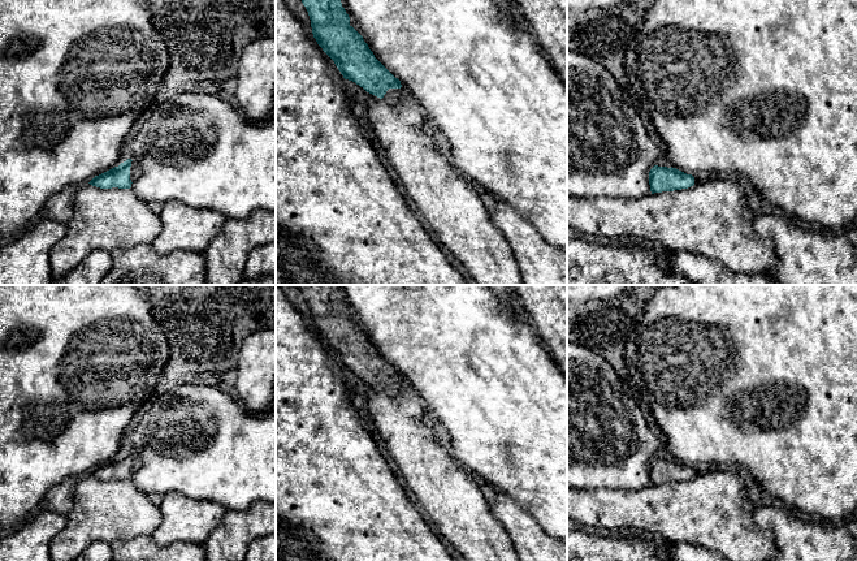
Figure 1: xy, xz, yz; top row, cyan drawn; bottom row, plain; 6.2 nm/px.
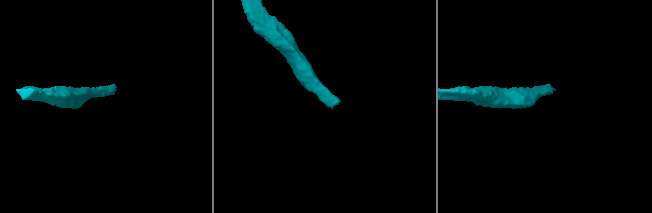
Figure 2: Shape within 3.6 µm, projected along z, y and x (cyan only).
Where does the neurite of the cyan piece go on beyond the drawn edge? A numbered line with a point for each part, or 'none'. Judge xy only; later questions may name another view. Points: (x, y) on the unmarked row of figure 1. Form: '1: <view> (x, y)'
1: xy (135, 462)

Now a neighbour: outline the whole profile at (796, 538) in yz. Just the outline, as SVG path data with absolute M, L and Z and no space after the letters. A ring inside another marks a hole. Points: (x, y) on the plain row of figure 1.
M761 504L753 510L753 522L771 531L776 548L774 561L857 561L857 519L834 523L801 517L787 506Z

